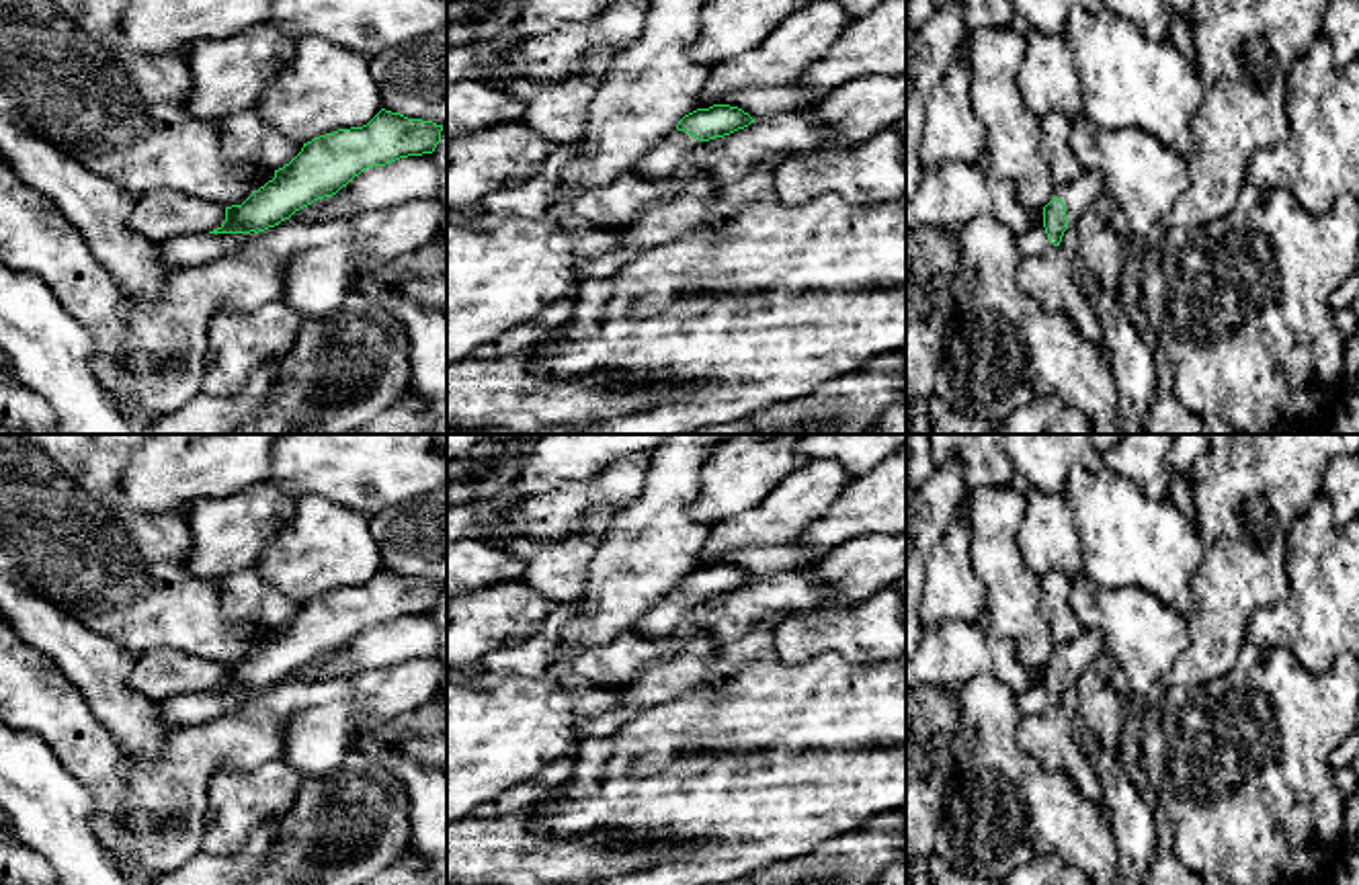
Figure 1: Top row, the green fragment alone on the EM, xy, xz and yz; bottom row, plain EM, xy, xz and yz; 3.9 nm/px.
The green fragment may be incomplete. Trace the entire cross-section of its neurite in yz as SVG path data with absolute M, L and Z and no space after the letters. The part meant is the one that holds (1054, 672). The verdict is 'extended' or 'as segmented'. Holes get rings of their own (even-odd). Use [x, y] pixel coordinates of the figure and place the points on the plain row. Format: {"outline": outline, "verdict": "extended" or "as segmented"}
{"outline": "M1084 629L1068 643L1056 645L1056 656L1043 666L1043 686L1049 703L1060 705L1068 686L1105 656L1101 633Z", "verdict": "extended"}

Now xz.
{"outline": "M713 563L709 567L697 567L685 574L670 592L640 615L629 631L656 639L670 637L693 608L709 598L744 588L750 582L754 578L738 565Z", "verdict": "extended"}

